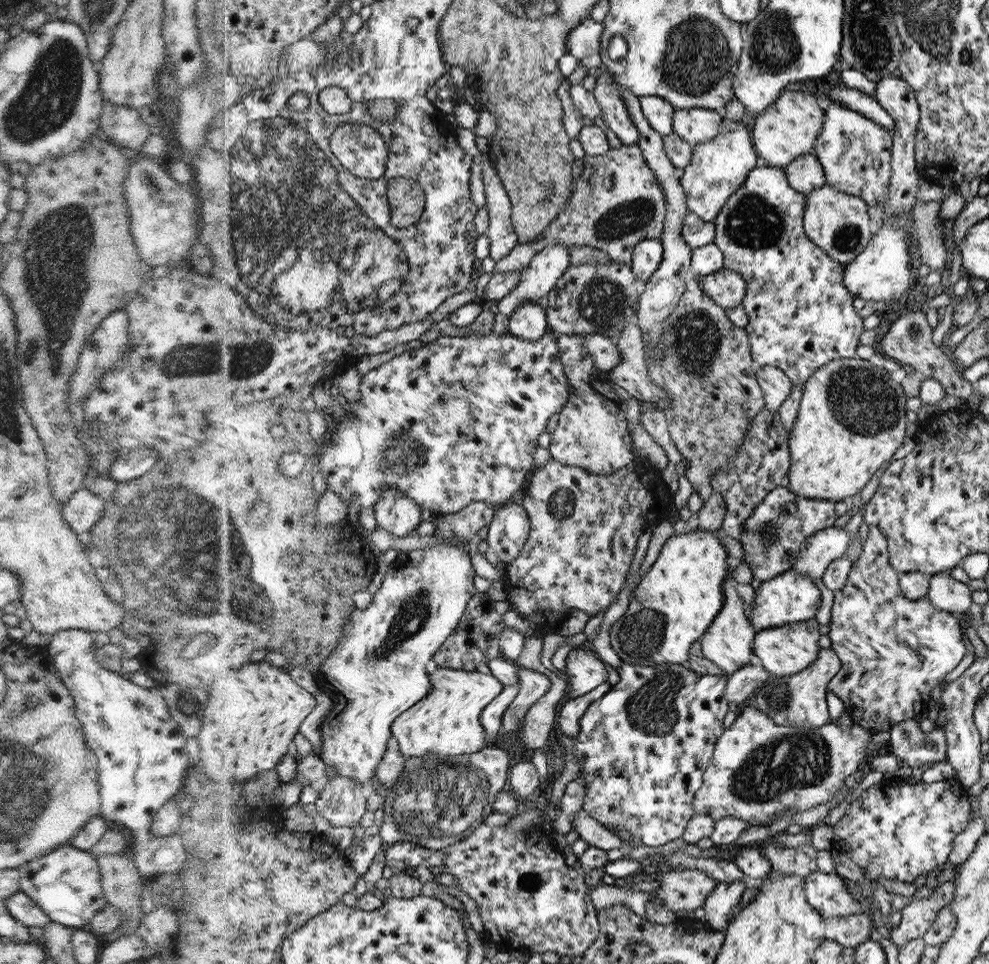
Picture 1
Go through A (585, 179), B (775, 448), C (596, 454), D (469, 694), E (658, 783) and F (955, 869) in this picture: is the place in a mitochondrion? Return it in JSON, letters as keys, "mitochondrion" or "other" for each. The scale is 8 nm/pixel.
{"A":"other","B":"other","C":"other","D":"other","E":"other","F":"other"}

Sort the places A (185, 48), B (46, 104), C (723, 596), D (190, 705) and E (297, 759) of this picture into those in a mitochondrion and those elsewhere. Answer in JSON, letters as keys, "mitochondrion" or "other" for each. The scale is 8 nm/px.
{"A":"other","B":"mitochondrion","C":"other","D":"mitochondrion","E":"other"}

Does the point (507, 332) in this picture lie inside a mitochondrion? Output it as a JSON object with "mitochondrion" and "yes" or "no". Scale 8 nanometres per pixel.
{"mitochondrion":"no"}

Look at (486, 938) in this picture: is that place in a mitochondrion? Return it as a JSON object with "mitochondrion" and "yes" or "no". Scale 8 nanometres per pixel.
{"mitochondrion":"no"}

